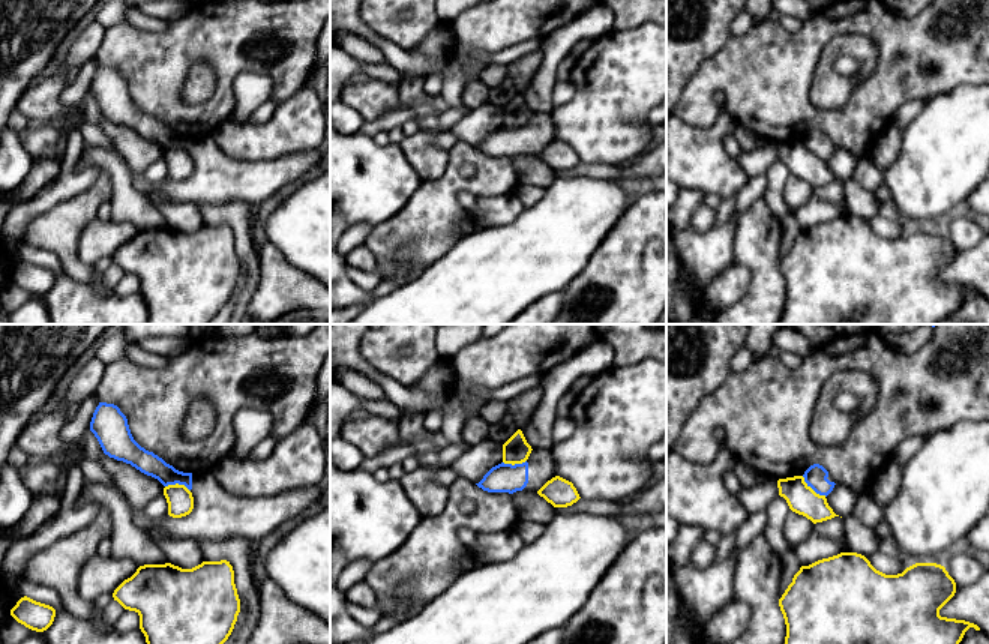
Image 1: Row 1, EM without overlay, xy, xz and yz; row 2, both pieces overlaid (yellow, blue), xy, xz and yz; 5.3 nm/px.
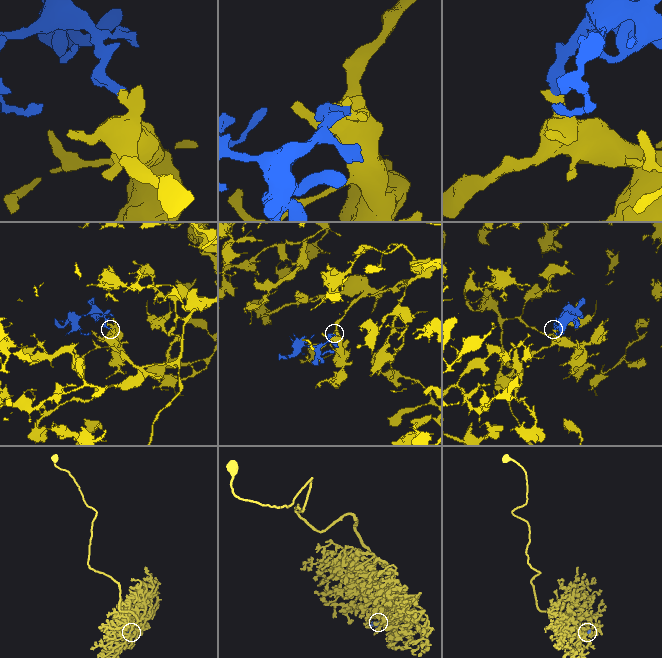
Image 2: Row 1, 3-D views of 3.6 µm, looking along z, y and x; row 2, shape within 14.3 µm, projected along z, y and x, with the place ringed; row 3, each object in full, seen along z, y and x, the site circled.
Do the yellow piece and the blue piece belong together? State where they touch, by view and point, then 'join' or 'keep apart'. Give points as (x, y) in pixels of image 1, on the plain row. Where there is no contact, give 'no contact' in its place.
yz (812, 153) | keep apart

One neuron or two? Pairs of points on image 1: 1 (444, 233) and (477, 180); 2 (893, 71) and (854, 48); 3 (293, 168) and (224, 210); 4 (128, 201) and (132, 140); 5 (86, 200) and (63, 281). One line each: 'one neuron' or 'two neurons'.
1: one neuron
2: two neurons
3: two neurons
4: two neurons
5: two neurons

